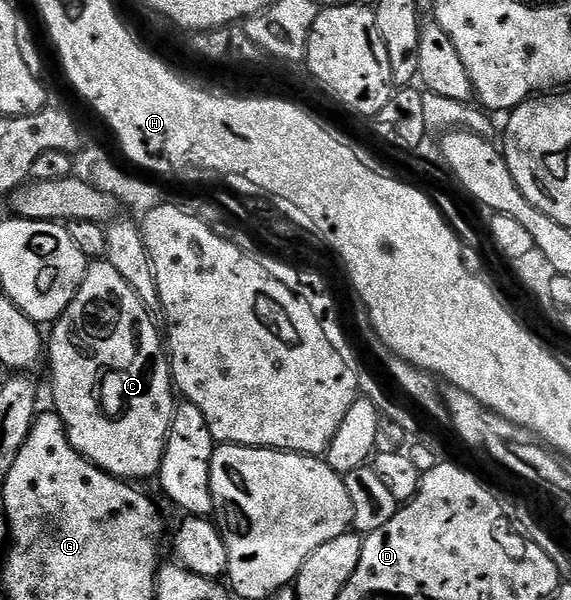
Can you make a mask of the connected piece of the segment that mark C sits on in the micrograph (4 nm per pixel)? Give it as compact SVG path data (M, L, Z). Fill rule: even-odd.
M103 258L87 263L86 273L76 298L72 298L72 302L64 310L64 314L53 321L54 333L51 336L49 333L48 336L48 364L50 360L50 376L54 379L53 411L57 412L59 418L64 422L68 438L81 456L85 456L86 459L91 460L98 468L103 468L108 474L127 482L142 482L138 480L146 480L149 476L151 478L157 477L158 471L162 469L162 459L166 454L166 439L170 433L176 407L176 399L174 400L176 389L170 375L170 362L167 349L164 347L164 336L159 325L158 328L154 325L154 320L155 317L152 313L140 302L136 290L132 290L132 286L128 286L128 282L124 282L124 278L120 278L116 266L112 266Z

